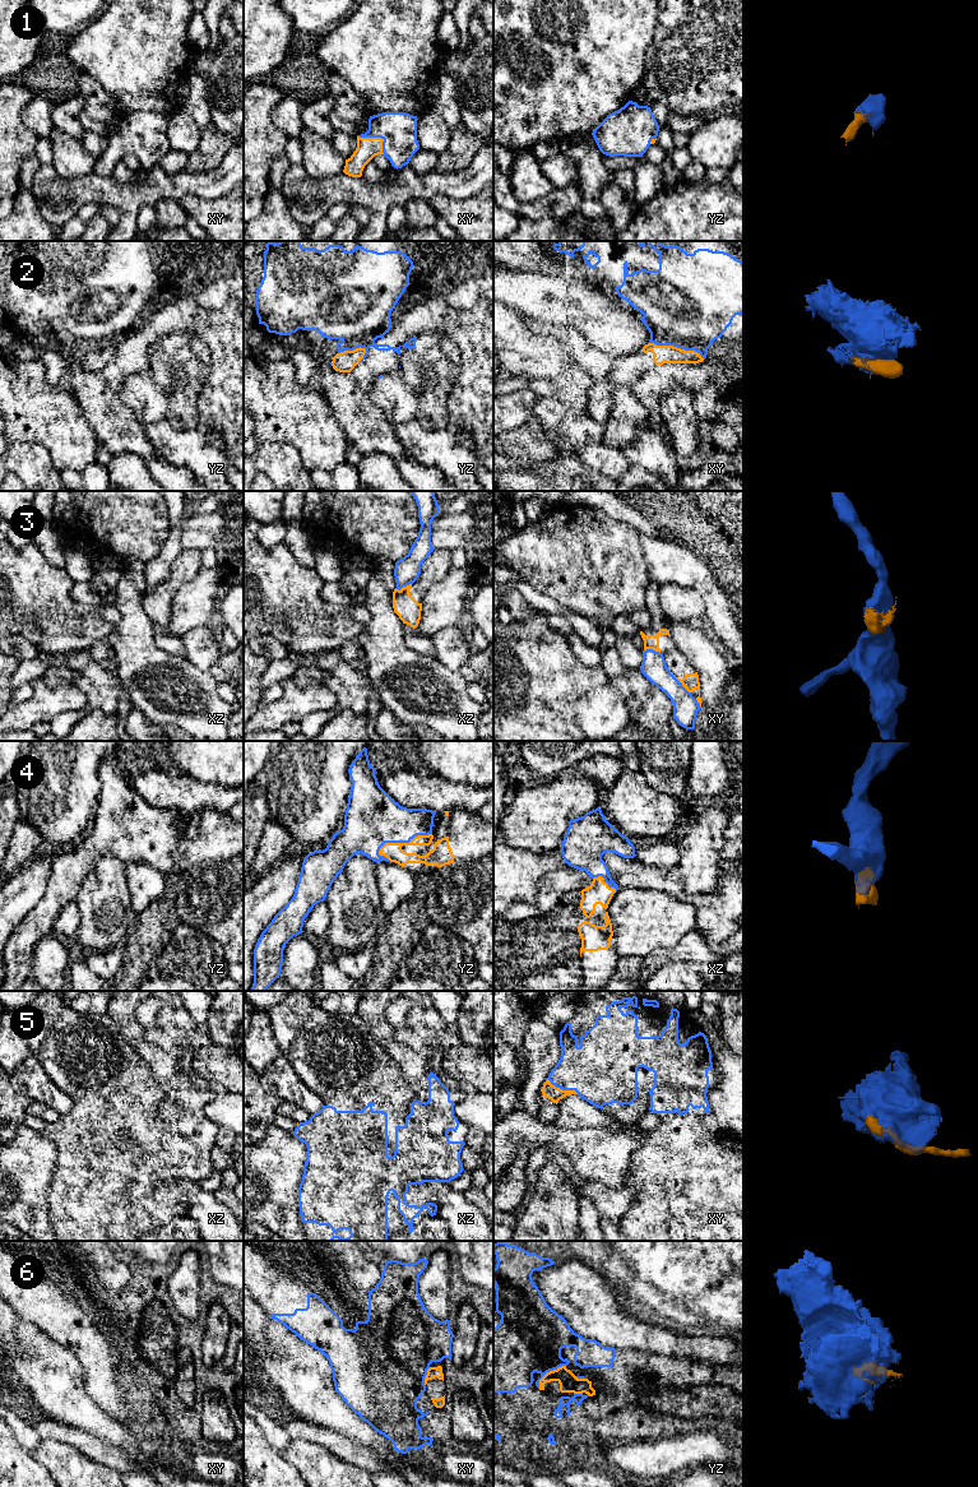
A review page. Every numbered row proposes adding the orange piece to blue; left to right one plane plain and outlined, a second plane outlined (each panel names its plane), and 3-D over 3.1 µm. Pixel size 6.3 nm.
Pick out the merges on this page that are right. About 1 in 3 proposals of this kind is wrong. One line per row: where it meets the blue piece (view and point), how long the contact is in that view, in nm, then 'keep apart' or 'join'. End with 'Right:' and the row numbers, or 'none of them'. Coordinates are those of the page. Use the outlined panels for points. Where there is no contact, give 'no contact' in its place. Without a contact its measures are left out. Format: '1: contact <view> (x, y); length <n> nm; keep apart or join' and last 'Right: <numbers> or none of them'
1: contact xy (376, 137); length 200 nm; join
2: contact xy (677, 347); length 360 nm; keep apart
3: contact xy (680, 682); length 190 nm; keep apart
4: contact yz (403, 842); length 360 nm; join
5: contact xy (562, 1089); length 220 nm; join
6: contact yz (548, 1371); length 220 nm; keep apart
Right: 1, 4, 5

